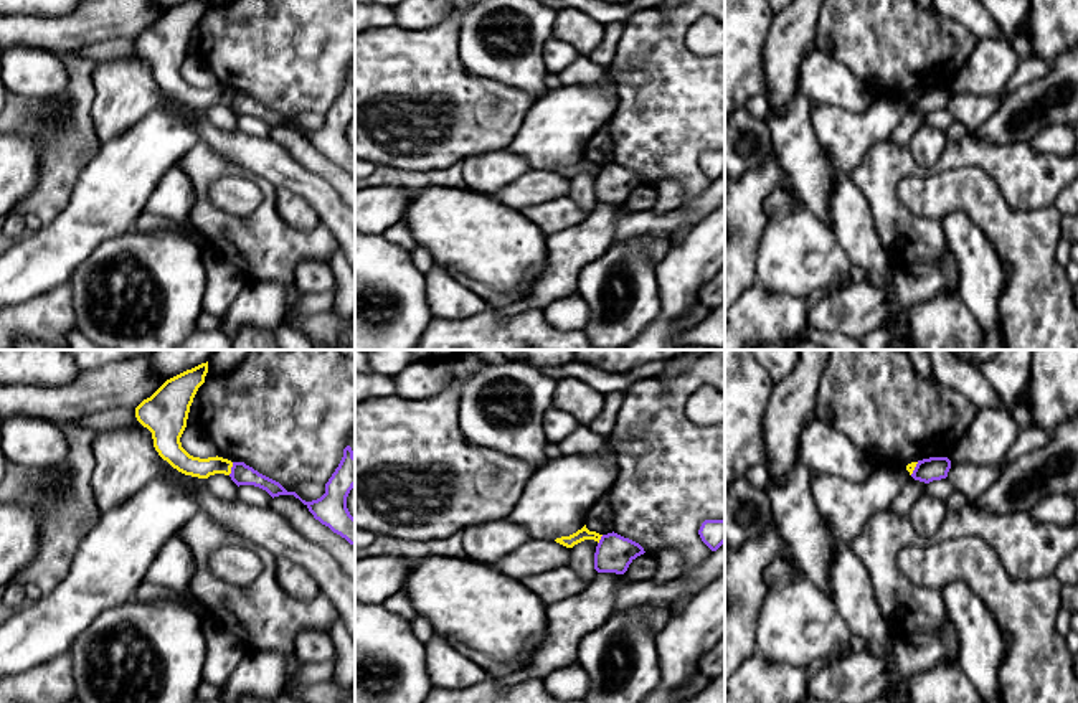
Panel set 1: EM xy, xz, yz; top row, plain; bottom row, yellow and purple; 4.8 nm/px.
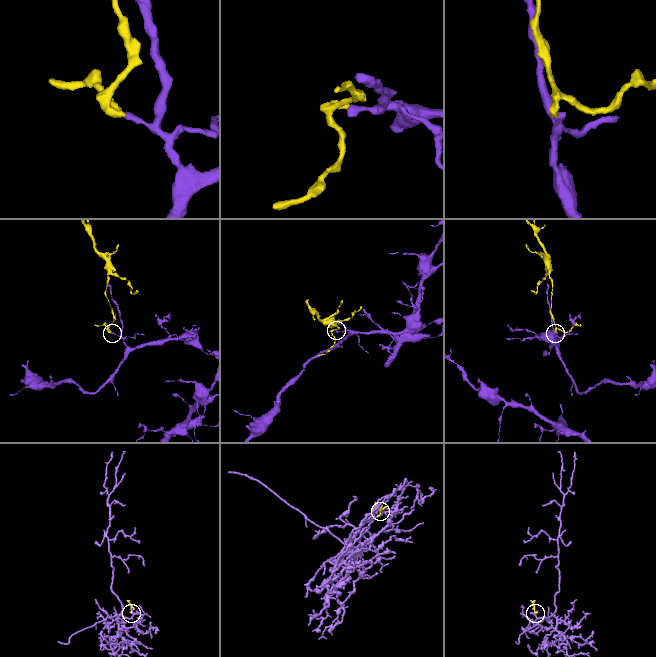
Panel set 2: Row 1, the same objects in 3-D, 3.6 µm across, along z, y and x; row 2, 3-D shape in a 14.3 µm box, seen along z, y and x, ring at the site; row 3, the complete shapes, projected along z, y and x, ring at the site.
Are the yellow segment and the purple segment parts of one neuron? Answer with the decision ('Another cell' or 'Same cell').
Another cell

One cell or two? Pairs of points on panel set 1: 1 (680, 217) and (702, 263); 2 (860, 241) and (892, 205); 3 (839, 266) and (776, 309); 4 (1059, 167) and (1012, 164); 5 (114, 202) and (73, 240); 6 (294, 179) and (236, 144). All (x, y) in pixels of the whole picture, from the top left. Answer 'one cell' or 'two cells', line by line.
1: two cells
2: two cells
3: two cells
4: one cell
5: one cell
6: one cell

